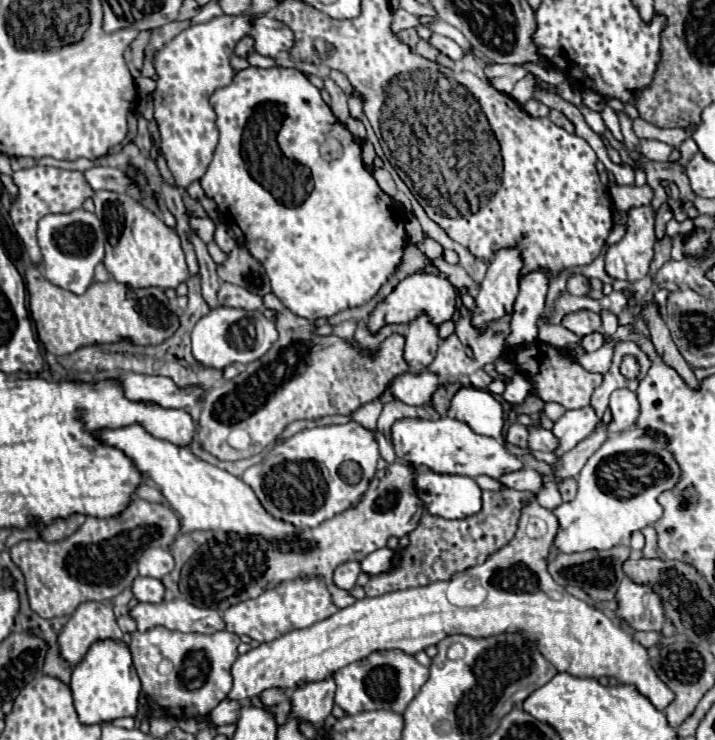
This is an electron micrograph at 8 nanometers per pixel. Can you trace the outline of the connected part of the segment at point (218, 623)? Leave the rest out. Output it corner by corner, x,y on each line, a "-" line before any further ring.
184,599
164,601
160,605
152,603
138,603
130,609
130,615
138,623
138,631
146,631
156,625
164,625
168,629
176,629
182,633
216,633
226,629
222,615
214,609
200,609

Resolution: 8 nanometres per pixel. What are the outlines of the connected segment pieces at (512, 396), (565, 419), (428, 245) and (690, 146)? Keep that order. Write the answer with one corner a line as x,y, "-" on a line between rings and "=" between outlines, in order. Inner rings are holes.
514,375
514,377
510,379
510,383
506,385
506,391
504,391
502,397
504,397
508,403
518,405
518,403
522,403
530,393
532,393
530,381
528,381
524,375
=
586,405
580,409
570,409
566,411
556,423
554,423
554,435
560,439
560,447
556,449
556,455
562,457
566,451
576,447
586,435
590,435
598,425
596,411
=
426,239
424,243
422,243
422,251
426,253
426,257
432,261
432,259
436,259
436,257
442,257
442,247
438,245
438,243
434,243
432,239
=
690,137
690,139
686,139
678,149
680,149
680,153
682,153
682,157
680,157
680,161
678,161
682,167
692,159
692,155
694,155
694,153
698,153
698,145
696,145
696,141
694,141
692,137

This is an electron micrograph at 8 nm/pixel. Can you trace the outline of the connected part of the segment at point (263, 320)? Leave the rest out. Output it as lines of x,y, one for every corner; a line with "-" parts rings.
216,307
204,315
192,329
192,353
198,363
206,367
224,369
230,363
250,363
260,359
278,339
274,323
264,315
262,309
244,311
232,307

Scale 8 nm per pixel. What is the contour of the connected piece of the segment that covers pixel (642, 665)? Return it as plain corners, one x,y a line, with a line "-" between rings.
536,497
528,499
522,507
522,515
518,521
518,531
512,541
508,541
502,549
492,553
482,565
470,567
464,571
464,575
470,575
470,581
478,581
478,585
486,587
488,595
482,605
478,607
456,607
448,603
446,599
446,581
436,581
426,587
416,589
404,589
404,591
392,591
380,597
364,597
358,599
354,605
338,609
334,615
330,615
324,621
318,621
306,629
290,631
270,643
260,643
256,649
250,649
246,655
240,655
236,663
232,665
232,677
234,687
230,691
230,699
250,699
258,697
264,689
280,687
280,689
294,689
300,683
308,681
322,681
330,673
336,673
338,669
362,661
374,651
384,649
400,649
410,655
416,655
418,651
424,651
430,645
438,645
446,635
470,635
470,637
490,637
500,635
502,631
522,631
526,639
534,639
542,651
542,655
558,669
566,671
574,677
616,677
622,685
632,685
640,695
644,695
658,711
664,711
672,701
674,693
668,689
664,681
656,675
656,671
650,665
648,651
638,641
634,641
632,635
628,635
618,621
612,621
608,615
604,615
594,605
570,595
564,587
554,583
550,573
546,573
546,553
552,547
554,535
558,531
558,521
554,515
544,509

